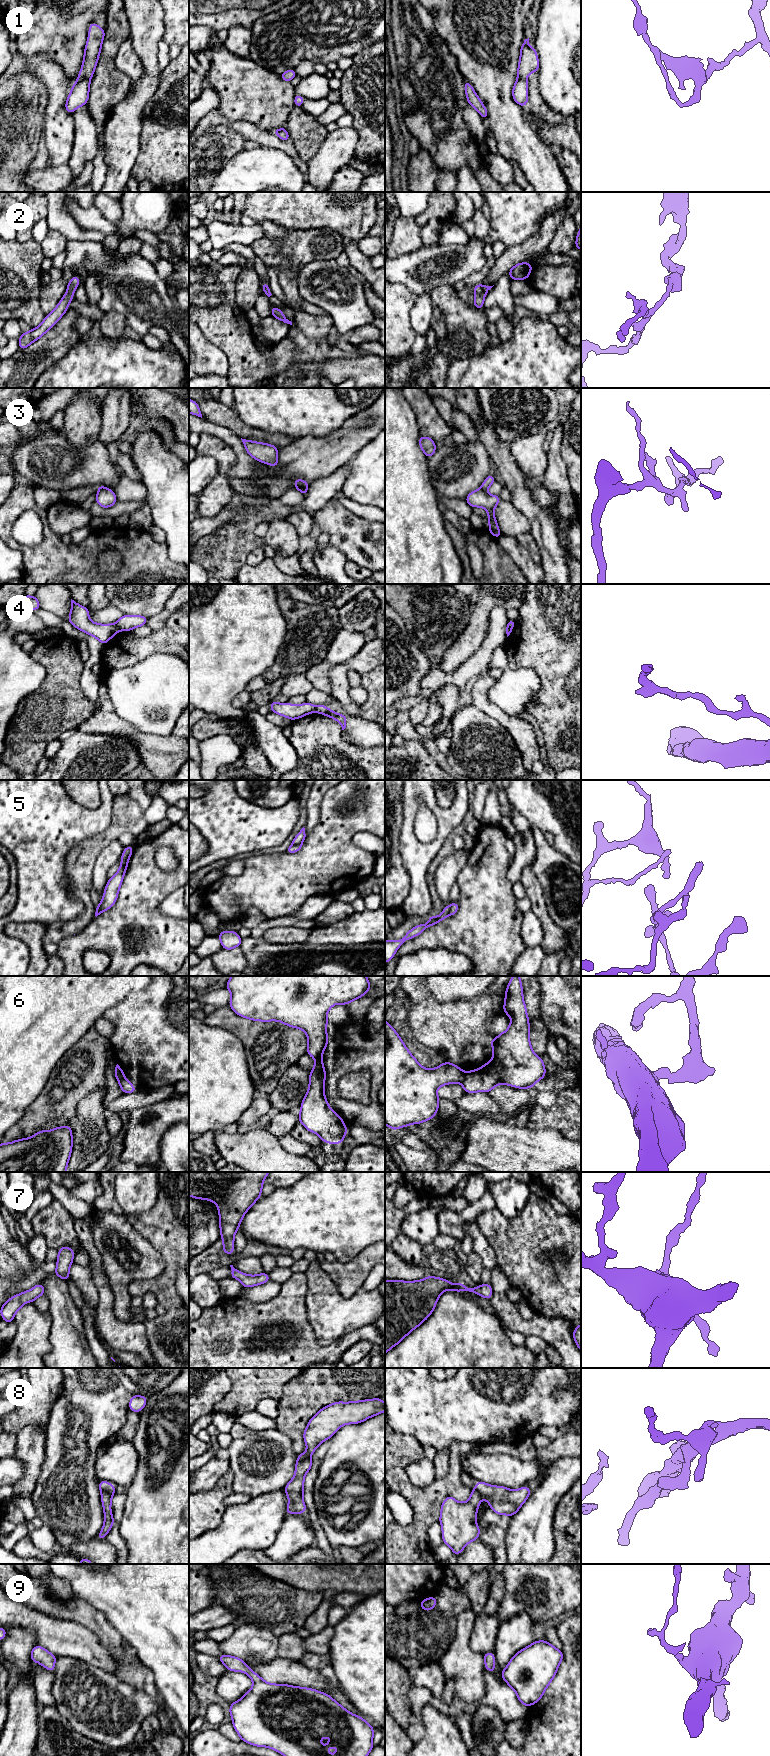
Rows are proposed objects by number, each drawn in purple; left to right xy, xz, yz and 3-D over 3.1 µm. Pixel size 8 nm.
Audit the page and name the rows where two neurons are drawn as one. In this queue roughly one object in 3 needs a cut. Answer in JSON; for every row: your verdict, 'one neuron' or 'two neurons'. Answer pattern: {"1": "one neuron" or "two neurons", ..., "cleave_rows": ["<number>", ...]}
{"1": "one neuron", "2": "one neuron", "3": "two neurons", "4": "two neurons", "5": "two neurons", "6": "two neurons", "7": "one neuron", "8": "two neurons", "9": "one neuron", "cleave_rows": ["3", "4", "5", "6", "8"]}

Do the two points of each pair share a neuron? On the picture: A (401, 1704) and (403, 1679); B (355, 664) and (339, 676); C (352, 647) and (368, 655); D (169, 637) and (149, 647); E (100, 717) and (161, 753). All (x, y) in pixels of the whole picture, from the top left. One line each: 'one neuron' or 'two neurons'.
A: one neuron
B: two neurons
C: two neurons
D: one neuron
E: one neuron

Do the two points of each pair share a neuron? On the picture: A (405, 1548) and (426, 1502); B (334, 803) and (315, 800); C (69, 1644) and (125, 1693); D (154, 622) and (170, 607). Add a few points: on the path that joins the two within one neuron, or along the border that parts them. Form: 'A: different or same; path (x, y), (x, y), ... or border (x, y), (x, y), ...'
A: same; path (413, 1537), (426, 1513)
B: different; border (328, 790), (322, 798), (320, 819), (316, 824)
C: different; border (72, 1657), (113, 1673)
D: same; path (158, 620), (167, 611)

